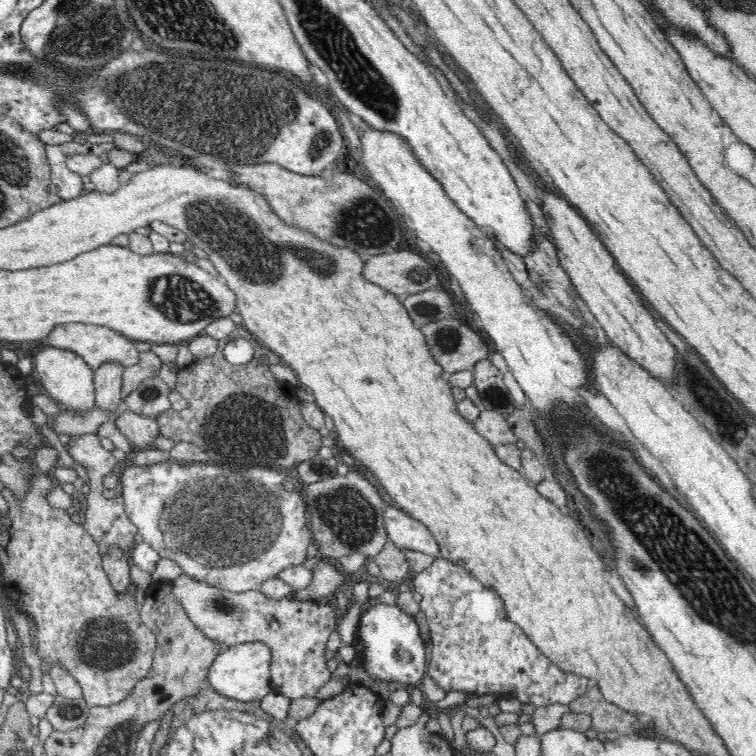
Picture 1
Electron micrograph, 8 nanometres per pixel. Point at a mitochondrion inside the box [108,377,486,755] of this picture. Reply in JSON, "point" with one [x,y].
{"point":[232,525]}

